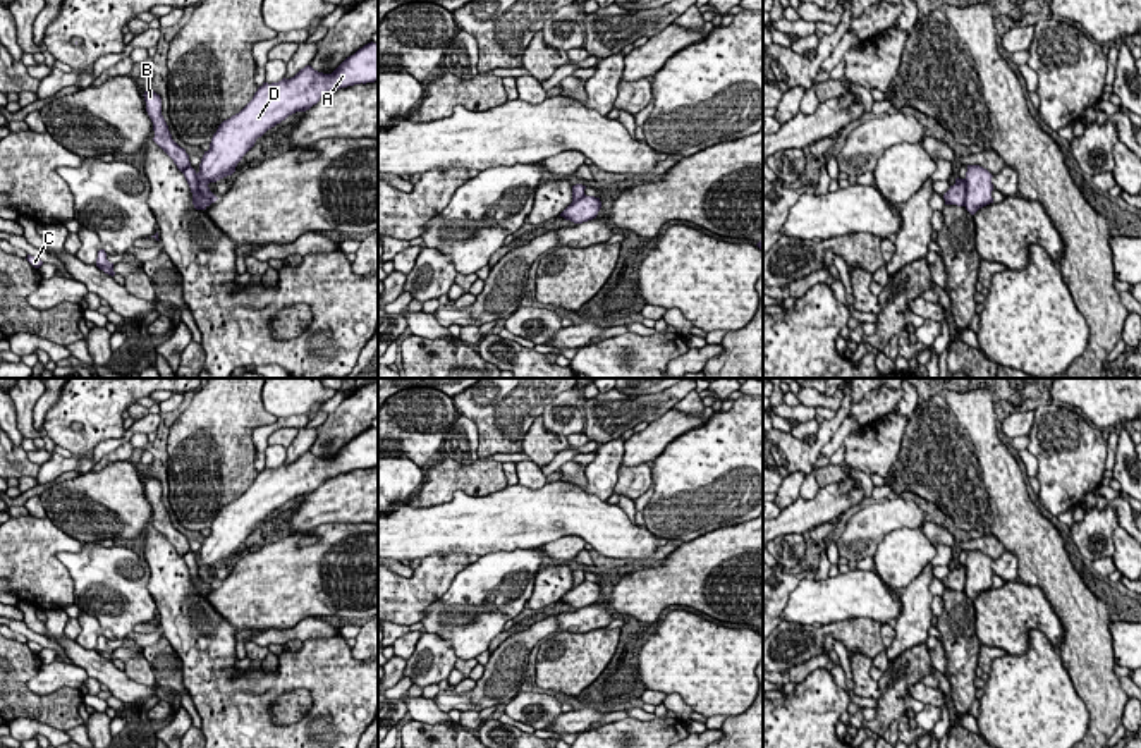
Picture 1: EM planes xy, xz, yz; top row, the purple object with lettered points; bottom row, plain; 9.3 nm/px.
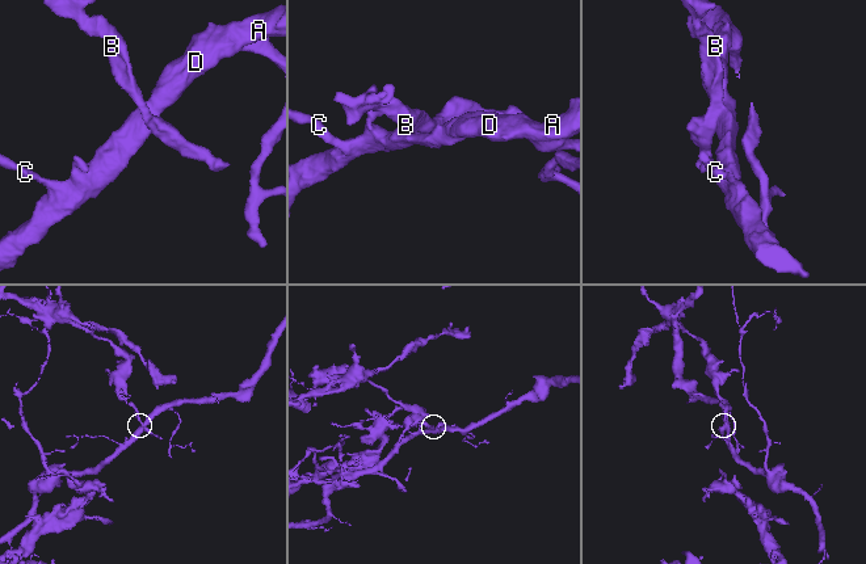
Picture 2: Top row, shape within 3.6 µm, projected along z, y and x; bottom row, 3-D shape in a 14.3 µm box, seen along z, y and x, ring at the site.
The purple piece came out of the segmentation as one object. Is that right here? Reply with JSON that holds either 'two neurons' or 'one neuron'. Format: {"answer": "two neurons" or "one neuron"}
{"answer": "two neurons"}

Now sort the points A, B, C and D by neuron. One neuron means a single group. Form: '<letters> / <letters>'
A C D / B

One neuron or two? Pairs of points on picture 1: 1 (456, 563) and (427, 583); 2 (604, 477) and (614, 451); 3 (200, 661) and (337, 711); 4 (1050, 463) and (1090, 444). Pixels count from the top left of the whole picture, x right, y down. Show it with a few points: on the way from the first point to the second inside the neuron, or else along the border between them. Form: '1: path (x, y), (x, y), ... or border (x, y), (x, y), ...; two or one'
1: path (449, 564), (433, 576); one
2: path (604, 470), (607, 458); one
3: path (234, 683), (251, 678), (305, 680); one
4: path (1061, 463), (1066, 463), (1079, 451); one

